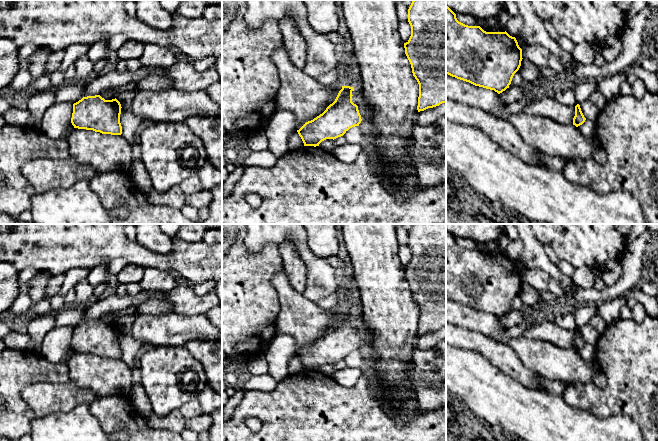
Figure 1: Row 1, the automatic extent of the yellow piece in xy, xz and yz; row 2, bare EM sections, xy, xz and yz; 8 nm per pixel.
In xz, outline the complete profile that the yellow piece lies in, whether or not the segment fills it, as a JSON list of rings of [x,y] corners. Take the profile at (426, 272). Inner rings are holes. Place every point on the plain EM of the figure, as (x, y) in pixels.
[[[413,224],[408,233],[411,260],[404,267],[405,278],[419,308],[418,336],[446,327],[446,224]]]

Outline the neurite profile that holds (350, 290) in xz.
[[[353,277],[343,283],[342,292],[344,298],[352,301],[355,304],[355,309],[352,310],[354,314],[362,319],[361,295]]]

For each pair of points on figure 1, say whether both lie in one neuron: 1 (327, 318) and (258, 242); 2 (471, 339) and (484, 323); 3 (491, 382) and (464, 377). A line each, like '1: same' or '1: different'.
1: different
2: different
3: same

